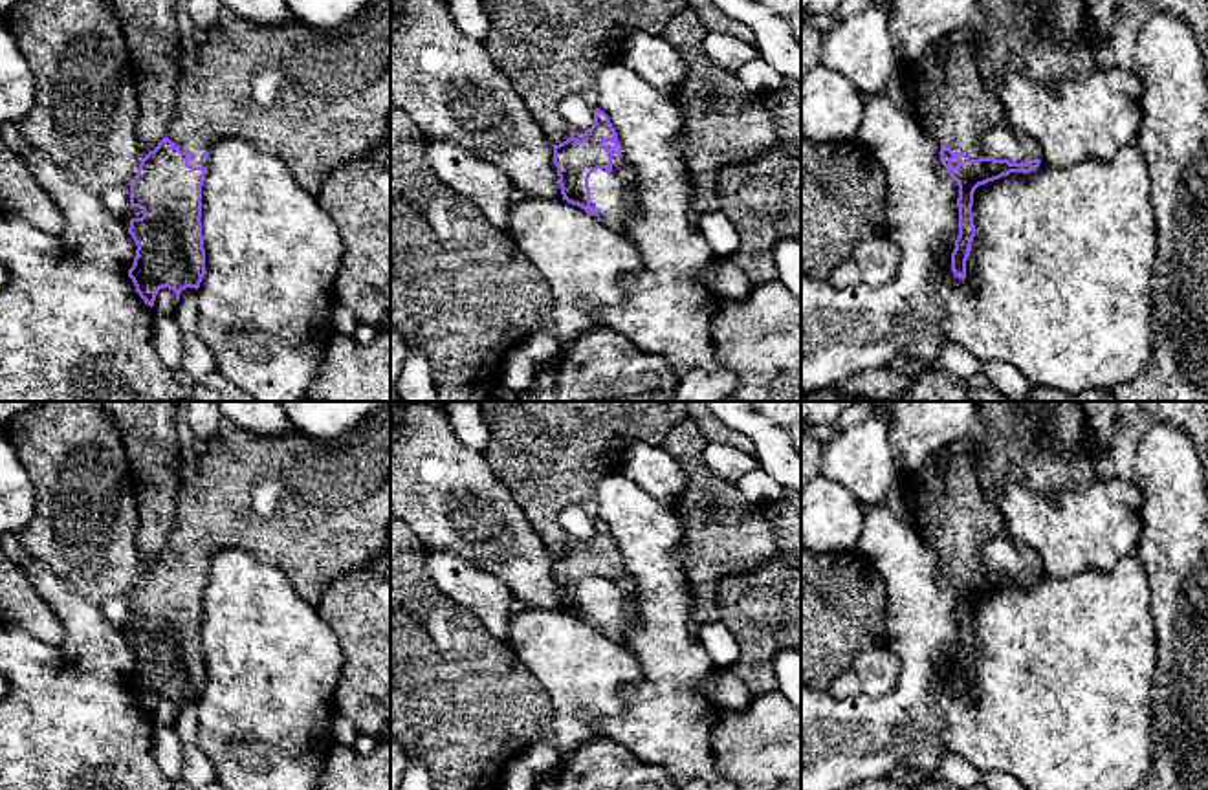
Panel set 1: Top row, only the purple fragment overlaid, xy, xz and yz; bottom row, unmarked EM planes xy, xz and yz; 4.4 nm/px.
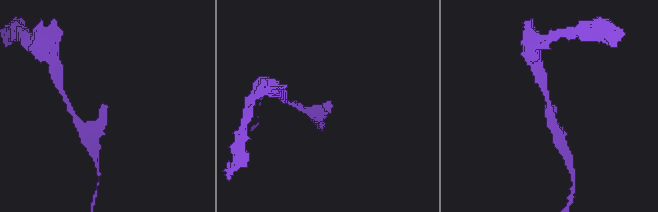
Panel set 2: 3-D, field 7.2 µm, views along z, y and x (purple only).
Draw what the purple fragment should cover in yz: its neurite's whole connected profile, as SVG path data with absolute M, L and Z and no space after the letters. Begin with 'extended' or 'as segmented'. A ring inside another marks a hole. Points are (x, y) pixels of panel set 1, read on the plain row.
extended | M970 453L951 455L939 473L931 455L920 469L900 475L915 504L915 530L940 555L940 574L959 596L951 682L962 691L975 647L975 599L1041 574L1038 552L1010 537L995 497L981 488L977 462Z

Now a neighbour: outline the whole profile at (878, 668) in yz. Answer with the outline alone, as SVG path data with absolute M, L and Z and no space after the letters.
M887 645L863 651L852 669L860 676L862 693L869 697L887 695L900 680L900 660Z

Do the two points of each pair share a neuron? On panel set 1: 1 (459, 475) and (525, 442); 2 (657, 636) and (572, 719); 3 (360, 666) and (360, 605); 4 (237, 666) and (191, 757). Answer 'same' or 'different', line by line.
1: different
2: different
3: same
4: different

